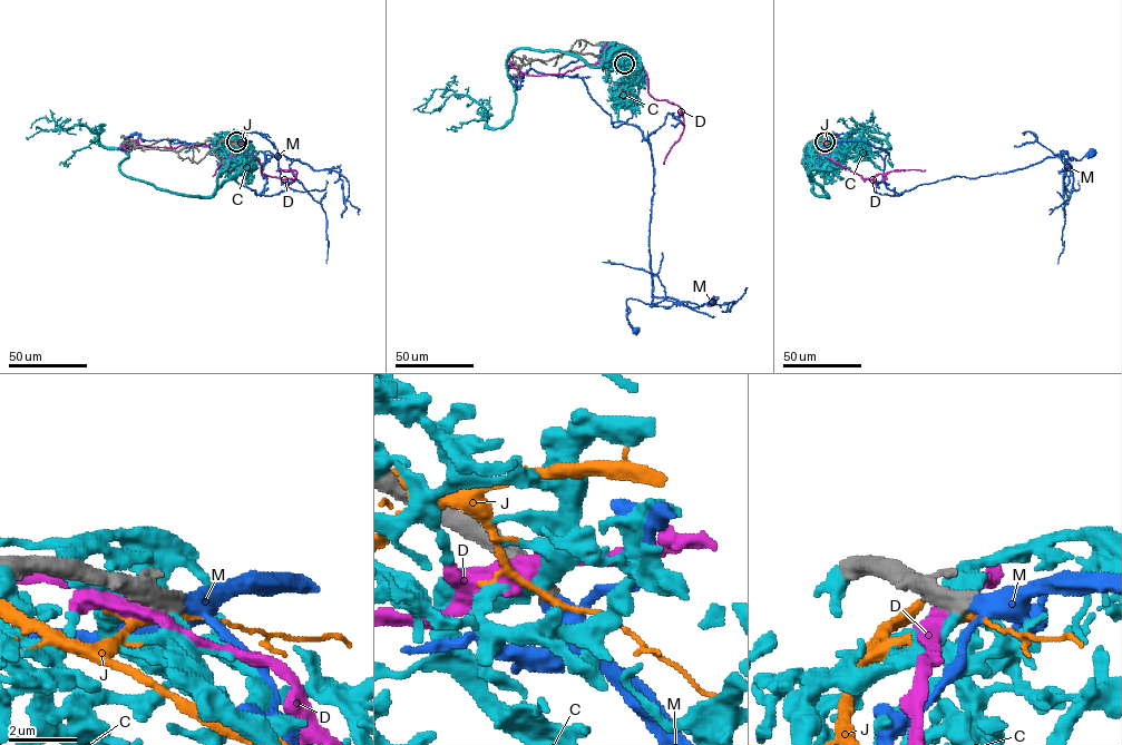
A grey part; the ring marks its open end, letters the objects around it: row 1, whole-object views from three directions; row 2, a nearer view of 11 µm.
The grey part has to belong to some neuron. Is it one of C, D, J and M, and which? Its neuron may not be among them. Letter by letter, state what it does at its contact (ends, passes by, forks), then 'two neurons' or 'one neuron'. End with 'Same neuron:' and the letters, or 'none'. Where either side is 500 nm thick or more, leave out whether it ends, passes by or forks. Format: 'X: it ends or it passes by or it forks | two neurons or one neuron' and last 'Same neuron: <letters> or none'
C: two neurons
D: two neurons
J: two neurons
M: one neuron
Same neuron: M

